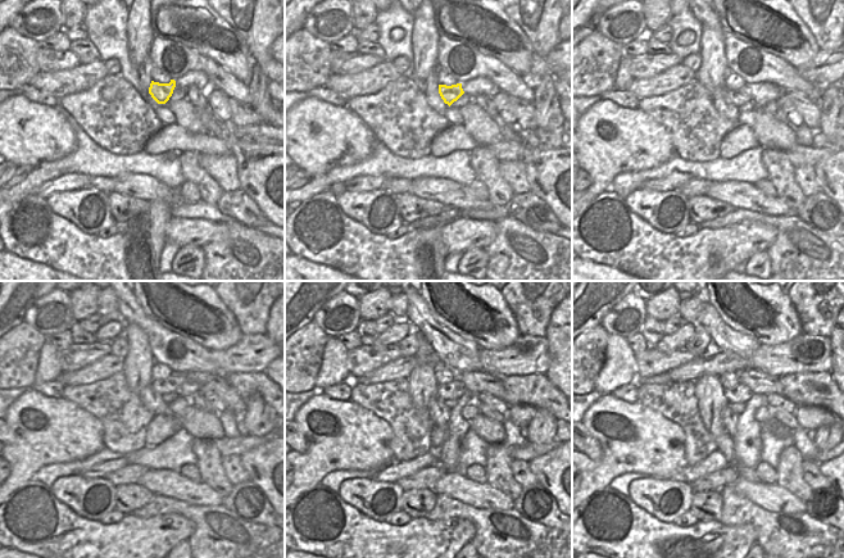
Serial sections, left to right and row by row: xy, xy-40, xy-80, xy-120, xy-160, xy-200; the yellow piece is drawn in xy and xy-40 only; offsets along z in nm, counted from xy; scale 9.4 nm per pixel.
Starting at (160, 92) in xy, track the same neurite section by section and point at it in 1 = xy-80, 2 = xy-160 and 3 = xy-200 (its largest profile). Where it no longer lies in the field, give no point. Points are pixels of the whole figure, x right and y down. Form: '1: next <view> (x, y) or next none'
1: next xy-80 (743, 95)
2: next xy-160 (453, 390)
3: next xy-200 (740, 393)

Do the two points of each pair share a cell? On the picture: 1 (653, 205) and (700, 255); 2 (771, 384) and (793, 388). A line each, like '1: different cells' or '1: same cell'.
1: different cells
2: different cells

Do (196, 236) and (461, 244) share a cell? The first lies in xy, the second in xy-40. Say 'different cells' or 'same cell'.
same cell

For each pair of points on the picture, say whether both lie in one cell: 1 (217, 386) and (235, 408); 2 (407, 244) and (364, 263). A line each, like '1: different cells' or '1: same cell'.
1: same cell
2: same cell

